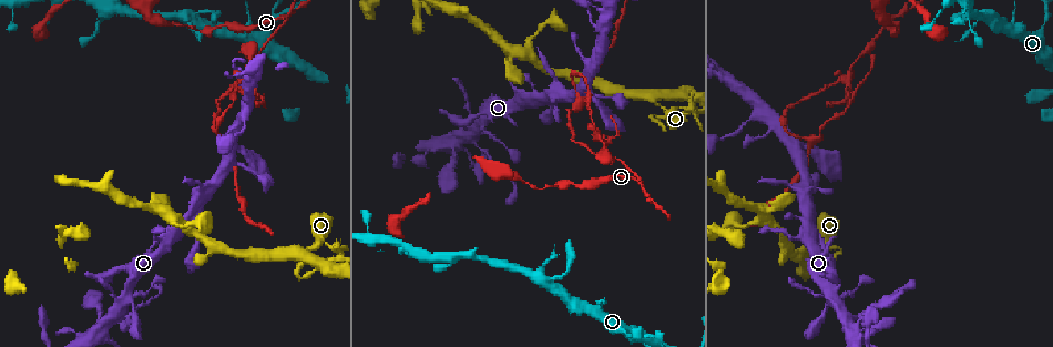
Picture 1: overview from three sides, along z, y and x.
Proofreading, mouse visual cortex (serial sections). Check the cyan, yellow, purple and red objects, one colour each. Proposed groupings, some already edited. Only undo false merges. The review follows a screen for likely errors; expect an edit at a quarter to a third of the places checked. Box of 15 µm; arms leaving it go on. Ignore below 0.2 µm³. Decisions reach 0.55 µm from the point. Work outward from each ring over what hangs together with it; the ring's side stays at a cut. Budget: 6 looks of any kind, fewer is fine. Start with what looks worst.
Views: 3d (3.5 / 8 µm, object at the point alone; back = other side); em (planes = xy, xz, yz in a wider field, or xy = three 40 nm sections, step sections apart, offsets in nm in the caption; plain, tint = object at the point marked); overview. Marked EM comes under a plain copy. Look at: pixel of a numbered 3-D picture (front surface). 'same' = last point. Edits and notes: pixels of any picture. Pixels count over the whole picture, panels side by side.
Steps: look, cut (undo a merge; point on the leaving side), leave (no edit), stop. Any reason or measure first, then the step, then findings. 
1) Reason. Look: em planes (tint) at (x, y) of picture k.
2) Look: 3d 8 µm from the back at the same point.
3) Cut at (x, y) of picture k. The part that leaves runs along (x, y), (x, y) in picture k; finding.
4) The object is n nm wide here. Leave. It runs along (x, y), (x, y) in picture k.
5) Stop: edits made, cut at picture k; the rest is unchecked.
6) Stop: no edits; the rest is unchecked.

Abrupt turn. Look: 3d 8 µm at (328, 246) of picture 1.

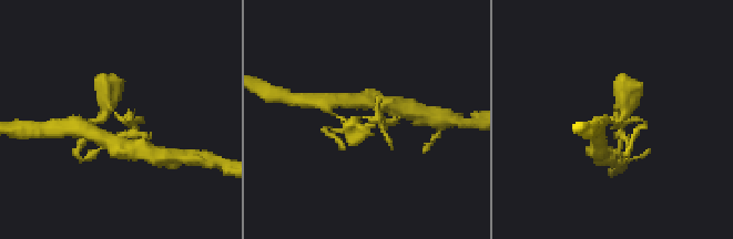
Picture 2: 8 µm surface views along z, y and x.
Shape alone is not enough. Look: em planes (tint) at (614, 115) of picture 2.

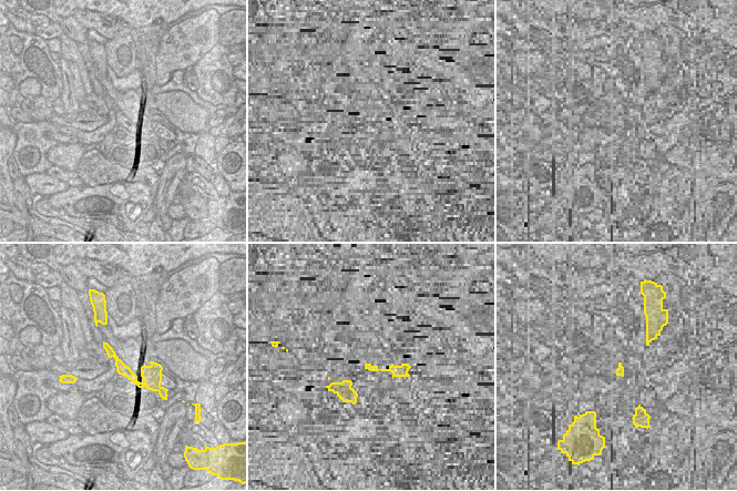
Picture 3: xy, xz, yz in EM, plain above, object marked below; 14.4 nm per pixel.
Leave. It runs along (108, 93), (129, 135) in picture 2; one cell here.

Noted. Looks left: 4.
Abrupt turn. Look: 3d 3.5 µm at (646, 195) of picture 1.

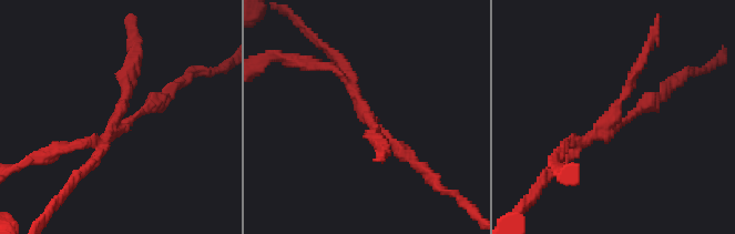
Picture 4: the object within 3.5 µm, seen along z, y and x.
Look: em xy step 1 (tint) at (364, 109) of picture 4.

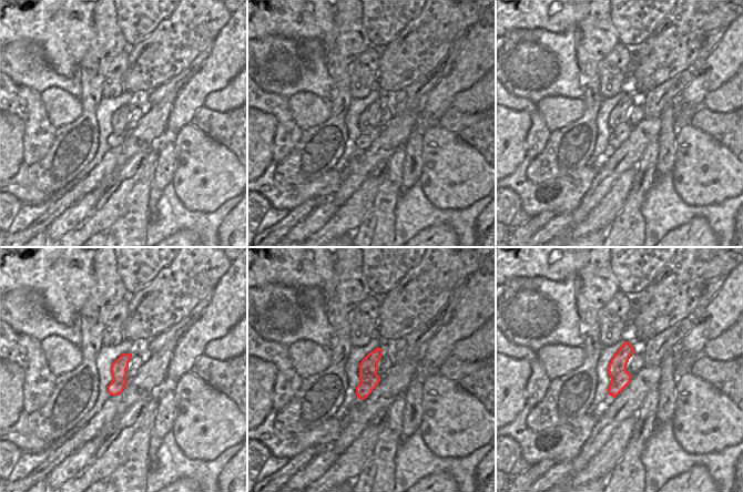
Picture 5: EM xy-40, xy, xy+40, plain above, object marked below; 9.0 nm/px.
Look: em xy step 5 (tint) at the same point.

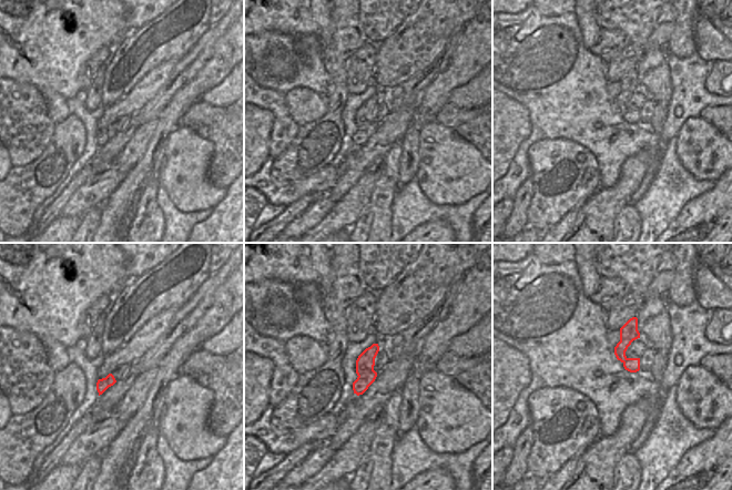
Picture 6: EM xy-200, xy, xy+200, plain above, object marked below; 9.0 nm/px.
Cut at (125, 80) of picture 4. The part that leaves runs along (95, 146), (95, 160), (41, 221) in picture 4; two cells meet here.

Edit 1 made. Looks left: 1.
Stop: edits made, cut at picture 4; the rest is unchecked.

